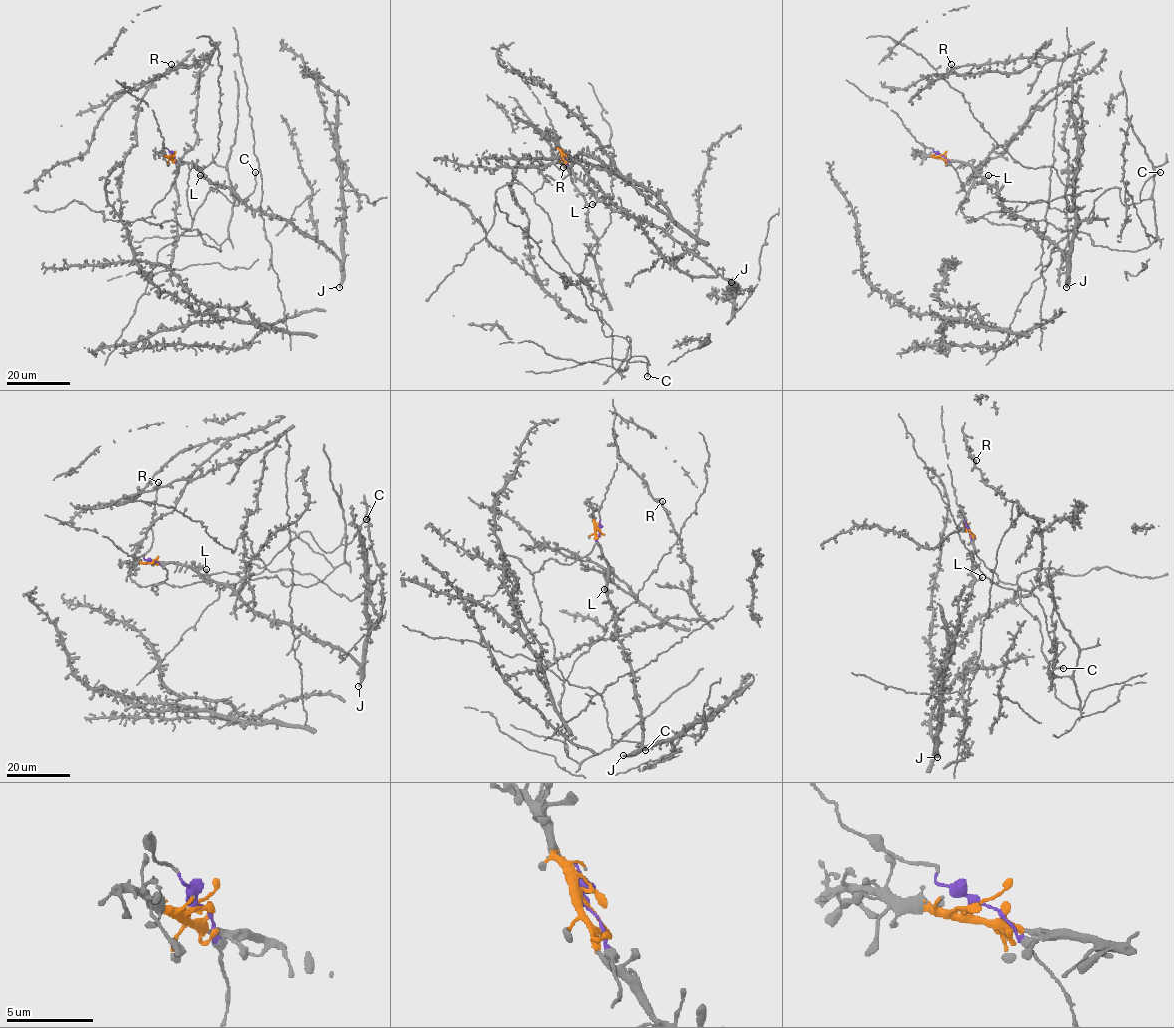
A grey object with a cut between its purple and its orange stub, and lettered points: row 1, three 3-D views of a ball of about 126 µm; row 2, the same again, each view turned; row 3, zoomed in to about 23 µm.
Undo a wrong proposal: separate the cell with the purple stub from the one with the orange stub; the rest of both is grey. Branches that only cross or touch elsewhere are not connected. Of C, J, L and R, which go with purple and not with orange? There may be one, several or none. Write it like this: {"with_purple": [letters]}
{"with_purple": ["C", "R"]}

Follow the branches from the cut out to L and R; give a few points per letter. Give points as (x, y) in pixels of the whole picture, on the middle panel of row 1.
L: (563, 156), (565, 165), (595, 194), (596, 202), (592, 205)
R: (563, 156), (534, 202), (619, 373), (630, 343), (567, 283), (603, 294), (563, 167)

